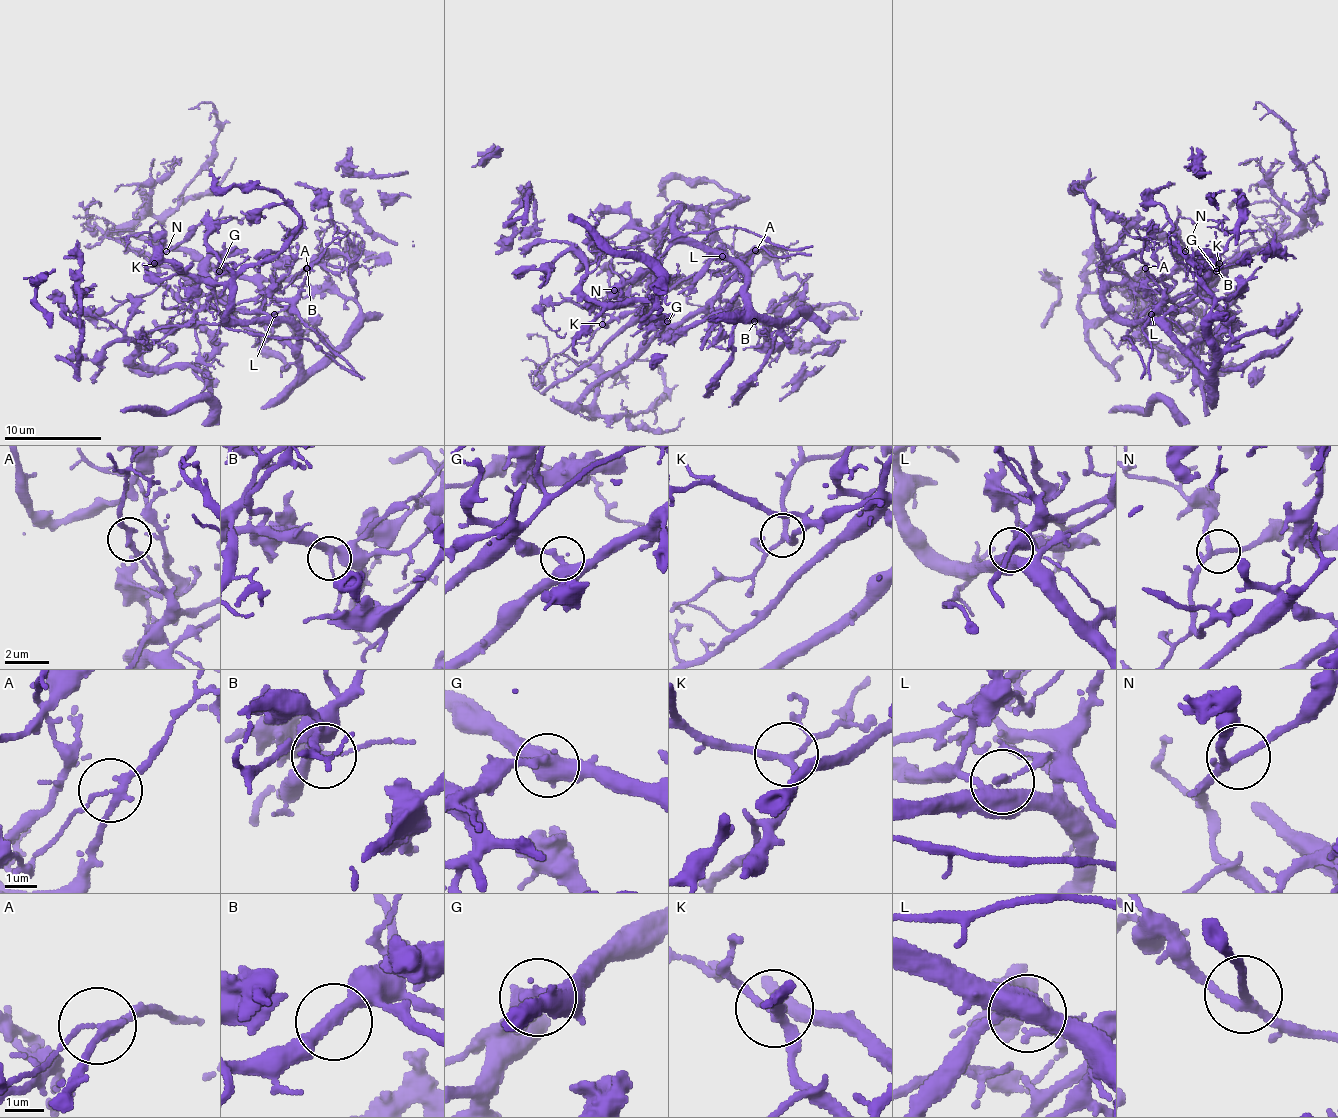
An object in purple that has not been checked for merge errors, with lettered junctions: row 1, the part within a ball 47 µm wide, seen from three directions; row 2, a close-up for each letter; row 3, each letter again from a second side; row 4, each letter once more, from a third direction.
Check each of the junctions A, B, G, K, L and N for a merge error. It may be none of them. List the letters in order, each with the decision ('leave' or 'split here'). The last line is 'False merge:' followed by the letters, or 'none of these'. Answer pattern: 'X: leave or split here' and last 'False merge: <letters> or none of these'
A: split here
B: leave
G: leave
K: leave
L: split here
N: leave
False merge: A, L

